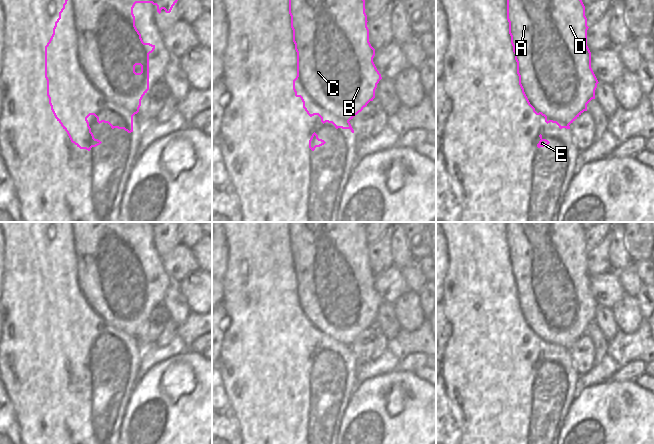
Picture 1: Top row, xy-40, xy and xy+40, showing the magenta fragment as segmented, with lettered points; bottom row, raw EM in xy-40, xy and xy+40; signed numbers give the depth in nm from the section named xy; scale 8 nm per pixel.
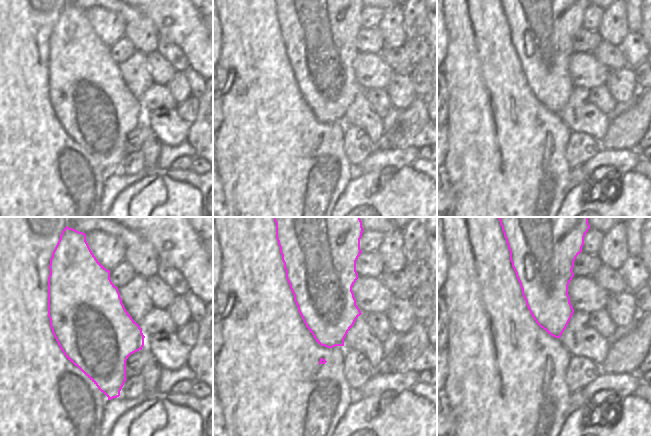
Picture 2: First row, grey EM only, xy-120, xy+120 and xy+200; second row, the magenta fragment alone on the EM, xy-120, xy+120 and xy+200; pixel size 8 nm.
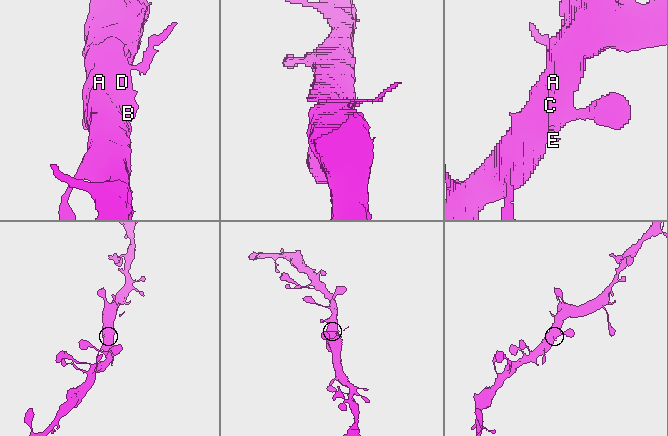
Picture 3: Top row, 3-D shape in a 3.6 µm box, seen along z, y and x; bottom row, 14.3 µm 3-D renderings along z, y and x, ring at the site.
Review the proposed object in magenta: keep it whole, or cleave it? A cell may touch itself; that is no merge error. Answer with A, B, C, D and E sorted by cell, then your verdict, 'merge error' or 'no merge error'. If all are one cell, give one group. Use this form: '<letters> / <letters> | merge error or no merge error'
A B C D E | no merge error

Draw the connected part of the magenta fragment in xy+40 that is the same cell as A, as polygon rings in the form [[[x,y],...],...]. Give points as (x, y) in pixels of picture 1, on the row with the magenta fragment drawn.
[[[507,0],[507,20],[509,22],[509,34],[511,36],[511,44],[513,46],[513,52],[515,54],[515,60],[517,62],[517,74],[519,76],[519,85],[522,89],[522,93],[528,103],[528,105],[533,109],[533,112],[536,115],[542,115],[545,117],[545,122],[548,124],[550,122],[556,123],[560,129],[566,128],[570,129],[570,124],[573,123],[584,111],[587,111],[587,104],[595,99],[595,90],[597,88],[597,84],[599,83],[592,68],[591,68],[591,52],[587,46],[587,18],[585,16],[585,6],[582,0]]]

